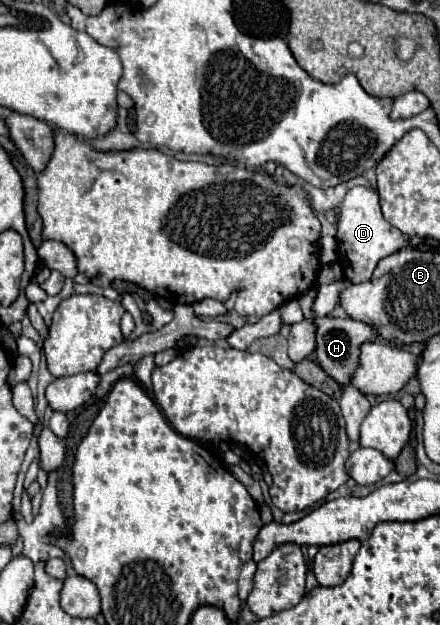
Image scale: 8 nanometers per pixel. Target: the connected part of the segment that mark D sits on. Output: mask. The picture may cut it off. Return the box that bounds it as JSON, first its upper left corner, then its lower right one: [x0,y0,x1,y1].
[336,186,404,282]

